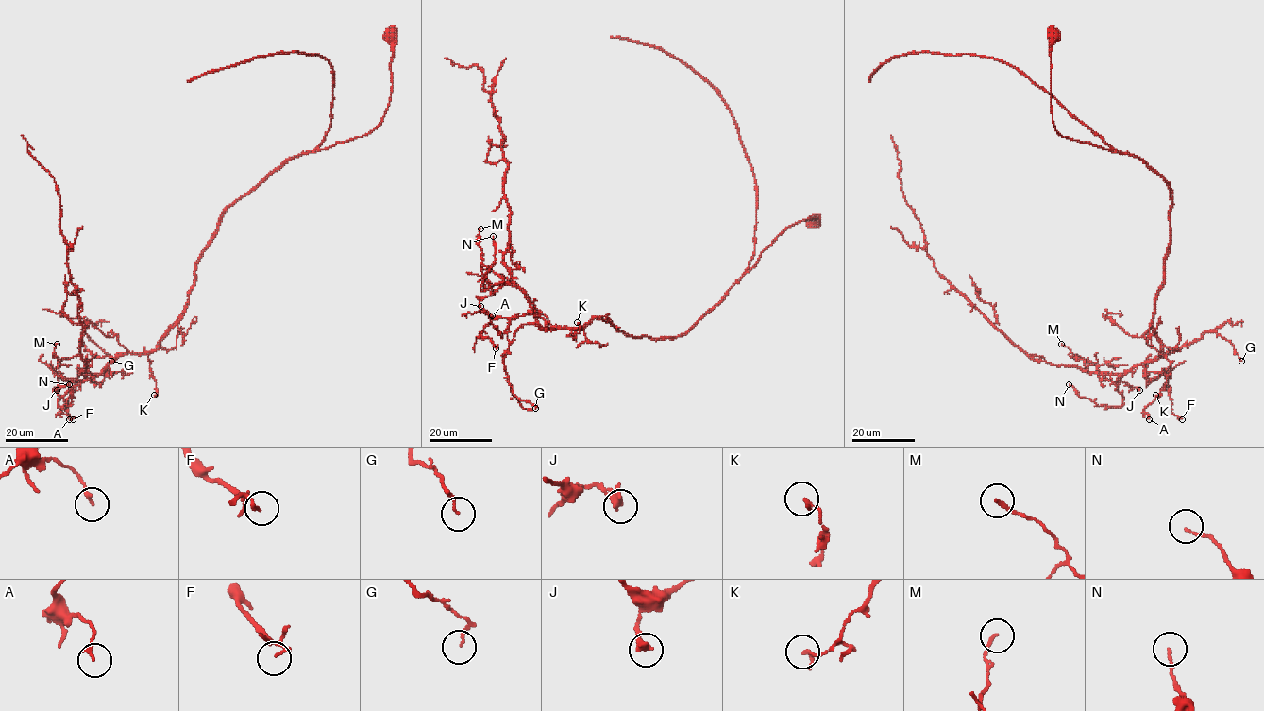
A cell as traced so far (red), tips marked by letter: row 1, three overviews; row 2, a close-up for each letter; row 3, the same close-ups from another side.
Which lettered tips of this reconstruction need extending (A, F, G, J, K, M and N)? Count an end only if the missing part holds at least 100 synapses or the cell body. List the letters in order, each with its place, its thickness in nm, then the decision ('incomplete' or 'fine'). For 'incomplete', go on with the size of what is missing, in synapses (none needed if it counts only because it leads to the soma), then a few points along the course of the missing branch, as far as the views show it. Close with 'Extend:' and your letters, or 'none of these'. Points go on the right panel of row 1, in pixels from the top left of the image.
A: place (1149, 419); calibre 160 nm; fine
F: place (1182, 419); calibre 140 nm; fine
G: place (1241, 361); calibre 90 nm; fine
J: place (1139, 390); calibre 400 nm; fine
K: place (1155, 395); calibre 160 nm; fine
M: place (1061, 344); calibre 140 nm; fine
N: place (1069, 384); calibre 100 nm; fine
Extend: none of these

